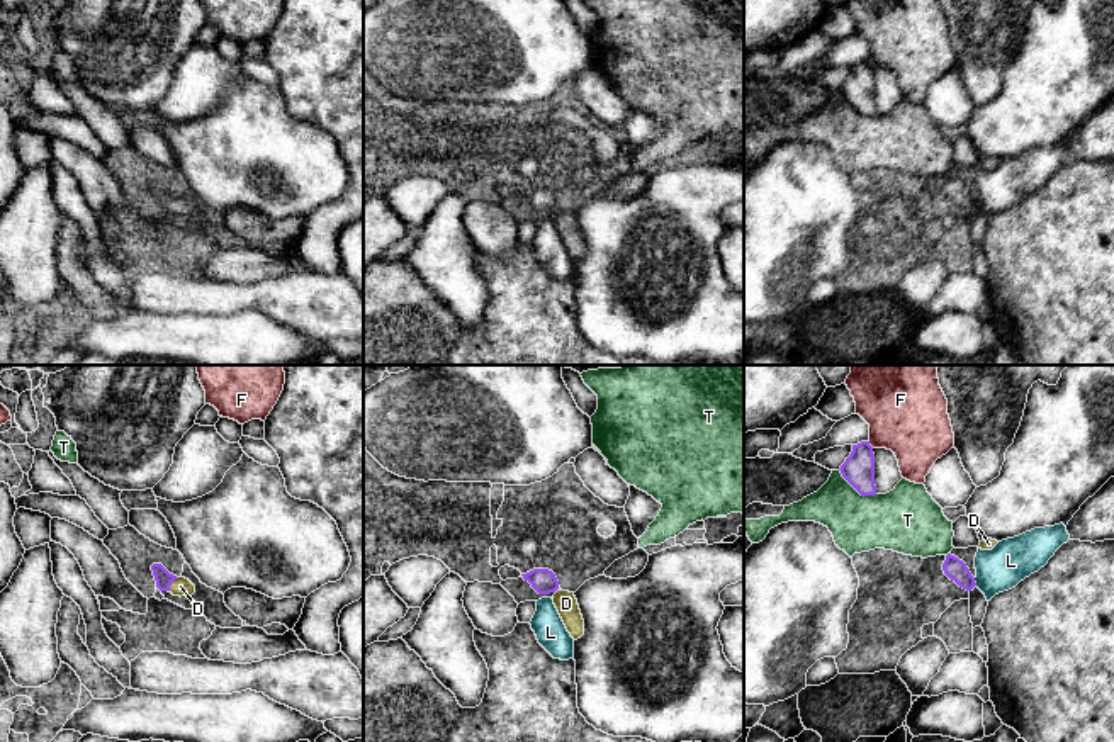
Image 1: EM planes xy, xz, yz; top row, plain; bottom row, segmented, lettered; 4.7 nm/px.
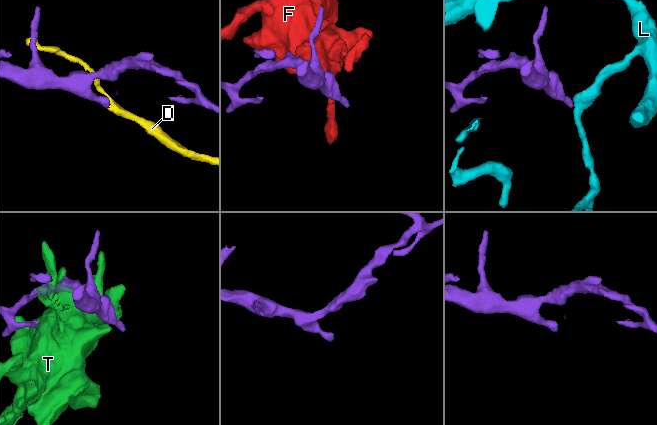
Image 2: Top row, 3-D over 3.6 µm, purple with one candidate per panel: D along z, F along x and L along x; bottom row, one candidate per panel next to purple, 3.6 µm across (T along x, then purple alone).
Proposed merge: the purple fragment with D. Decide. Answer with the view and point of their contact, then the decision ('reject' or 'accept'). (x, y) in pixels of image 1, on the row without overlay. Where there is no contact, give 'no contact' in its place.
xy (170, 204) | accept

